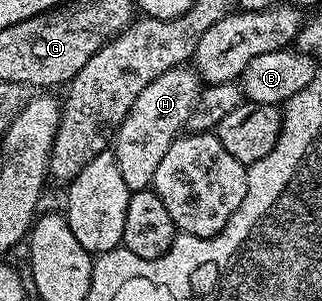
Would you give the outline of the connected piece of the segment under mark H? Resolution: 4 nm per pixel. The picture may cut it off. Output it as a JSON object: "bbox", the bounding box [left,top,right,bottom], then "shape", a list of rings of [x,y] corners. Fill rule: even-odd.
{"bbox":[111,65,203,193],"shape":[[[182,65],[167,69],[136,97],[125,120],[116,130],[115,142],[111,147],[119,174],[130,193],[152,188],[159,161],[163,160],[167,149],[186,130],[193,107],[201,96],[202,86],[203,80],[196,70],[192,66]]]}

